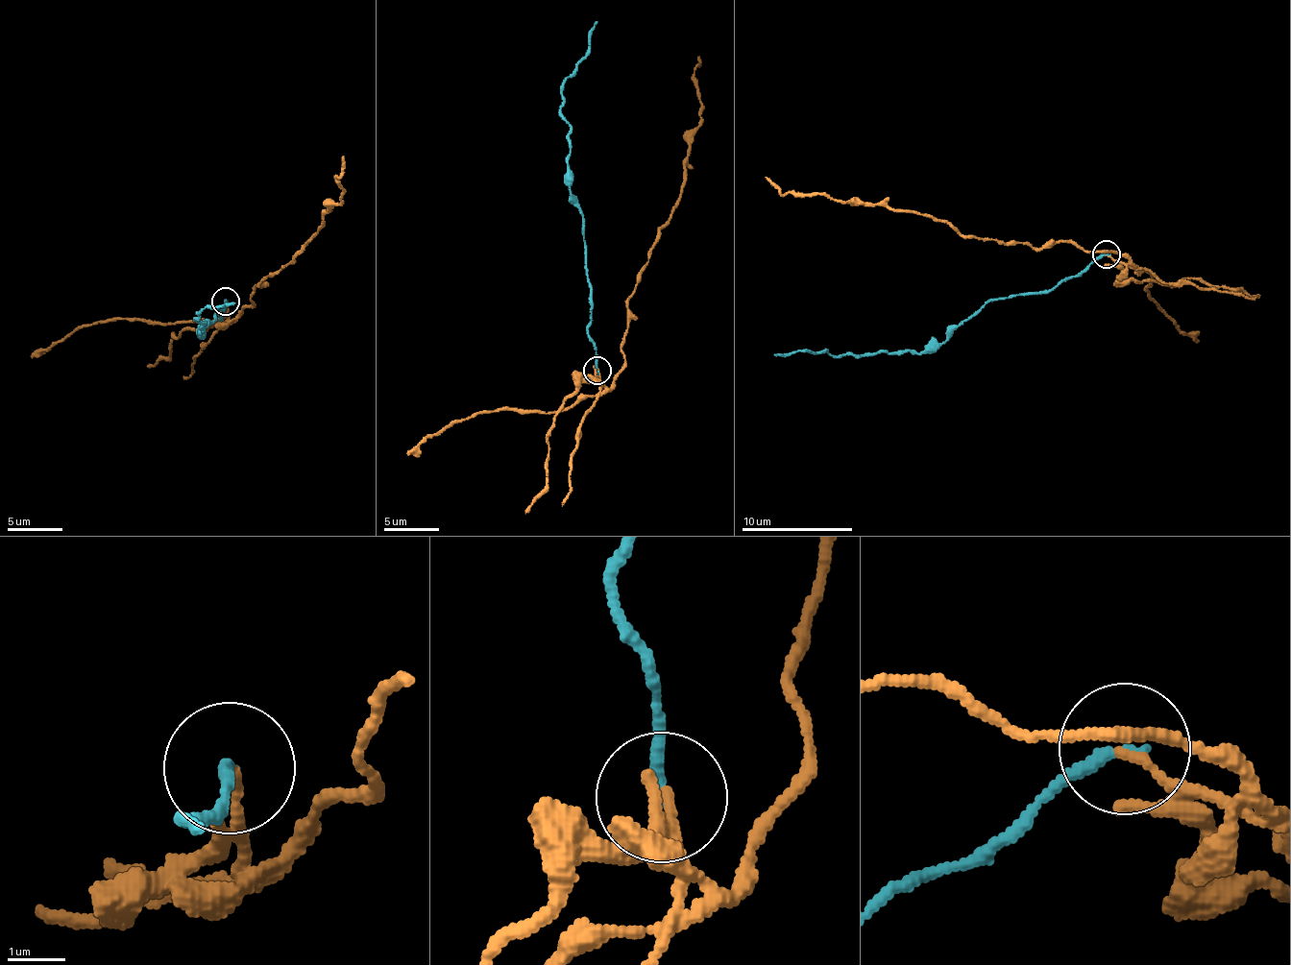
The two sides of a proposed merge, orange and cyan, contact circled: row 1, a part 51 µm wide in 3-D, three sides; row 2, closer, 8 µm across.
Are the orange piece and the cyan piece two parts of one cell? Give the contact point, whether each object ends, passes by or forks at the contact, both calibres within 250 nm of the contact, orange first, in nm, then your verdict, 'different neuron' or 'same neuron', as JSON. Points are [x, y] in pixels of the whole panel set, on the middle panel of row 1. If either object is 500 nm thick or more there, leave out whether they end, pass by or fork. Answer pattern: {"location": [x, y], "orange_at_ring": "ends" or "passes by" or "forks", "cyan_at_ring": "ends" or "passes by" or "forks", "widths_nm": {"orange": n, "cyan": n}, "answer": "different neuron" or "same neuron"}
{"location": [596, 371], "orange_at_ring": "ends", "cyan_at_ring": "ends", "widths_nm": {"orange": 150, "cyan": 200}, "answer": "different neuron"}

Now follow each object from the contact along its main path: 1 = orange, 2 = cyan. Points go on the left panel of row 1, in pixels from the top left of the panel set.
1: (225, 302), (235, 318), (253, 304), (258, 283), (315, 234), (329, 205), (341, 198), (344, 156)
2: (225, 301), (219, 320), (218, 307), (214, 322), (199, 334), (204, 323), (196, 320), (197, 311), (235, 301)

